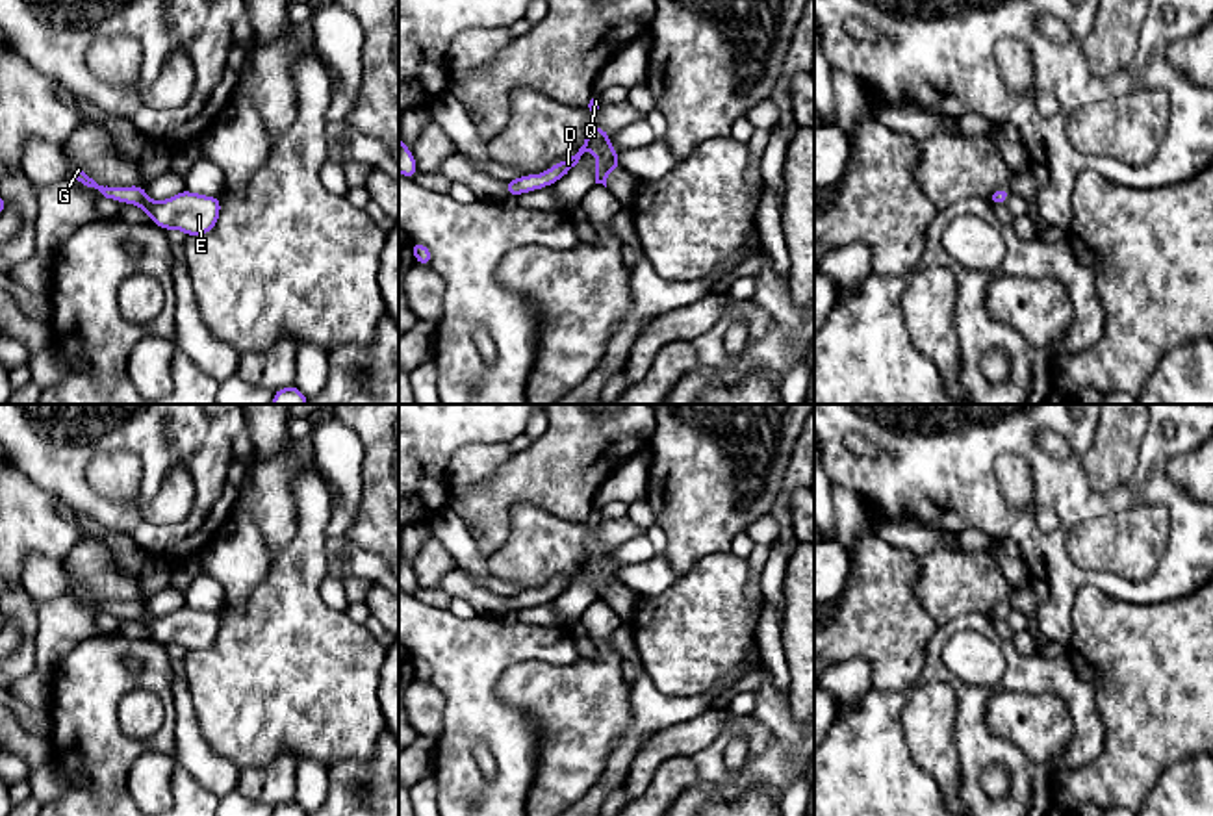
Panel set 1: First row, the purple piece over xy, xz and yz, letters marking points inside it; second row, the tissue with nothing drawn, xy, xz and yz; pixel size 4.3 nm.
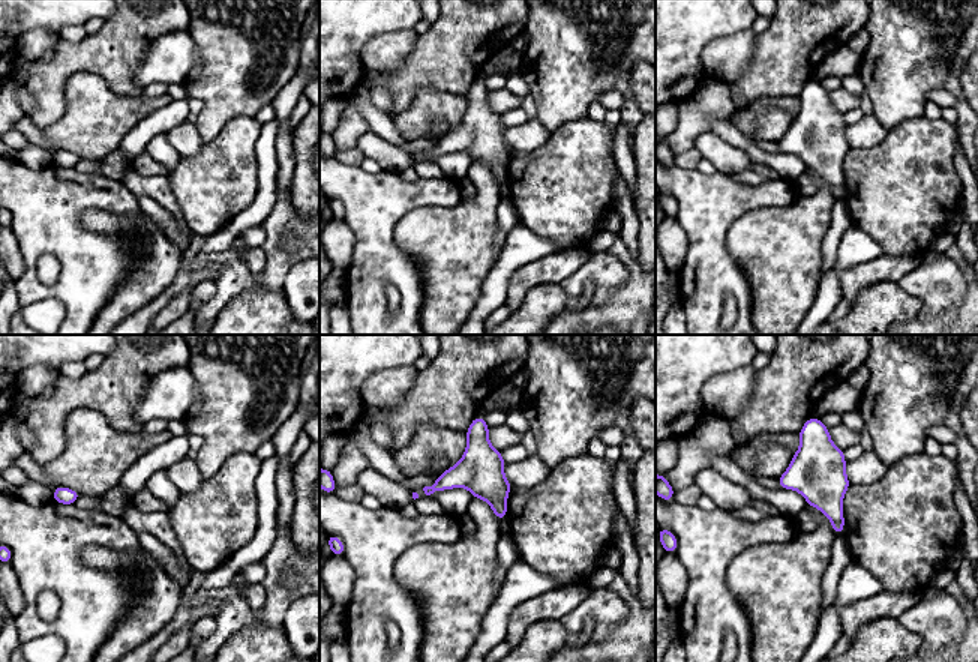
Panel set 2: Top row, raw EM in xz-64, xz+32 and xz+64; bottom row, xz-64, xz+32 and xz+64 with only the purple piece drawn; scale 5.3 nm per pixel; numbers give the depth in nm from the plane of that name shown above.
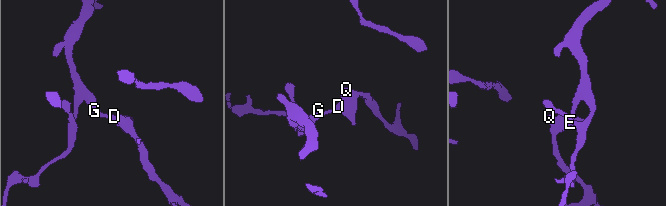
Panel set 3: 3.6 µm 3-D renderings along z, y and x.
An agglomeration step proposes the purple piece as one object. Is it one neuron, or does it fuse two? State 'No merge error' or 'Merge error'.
No merge error

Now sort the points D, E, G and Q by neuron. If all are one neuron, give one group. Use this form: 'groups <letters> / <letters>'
groups D E G Q

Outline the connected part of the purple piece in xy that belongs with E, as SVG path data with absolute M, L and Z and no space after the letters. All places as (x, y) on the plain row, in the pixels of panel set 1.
M82 580L70 584L70 593L87 603L98 605L106 614L135 619L148 629L152 638L161 645L180 645L187 653L202 651L215 644L221 631L221 612L208 612L182 605L178 610L165 616L150 616L147 612L145 601L137 599L134 603L104 603L98 601Z

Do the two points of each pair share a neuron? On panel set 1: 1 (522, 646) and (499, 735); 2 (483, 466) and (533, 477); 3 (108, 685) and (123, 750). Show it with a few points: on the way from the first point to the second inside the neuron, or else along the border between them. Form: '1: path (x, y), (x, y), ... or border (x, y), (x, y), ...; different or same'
1: path (497, 664), (488, 674), (488, 711); same
2: border (514, 455), (485, 481), (455, 486); different
3: path (106, 701), (106, 733); same

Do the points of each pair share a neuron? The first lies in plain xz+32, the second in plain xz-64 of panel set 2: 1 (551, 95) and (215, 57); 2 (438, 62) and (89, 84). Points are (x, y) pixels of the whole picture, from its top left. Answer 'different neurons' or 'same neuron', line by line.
1: same neuron
2: different neurons

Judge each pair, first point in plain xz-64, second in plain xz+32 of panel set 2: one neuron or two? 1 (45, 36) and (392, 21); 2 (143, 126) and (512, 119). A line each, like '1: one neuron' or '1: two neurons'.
1: two neurons
2: one neuron

